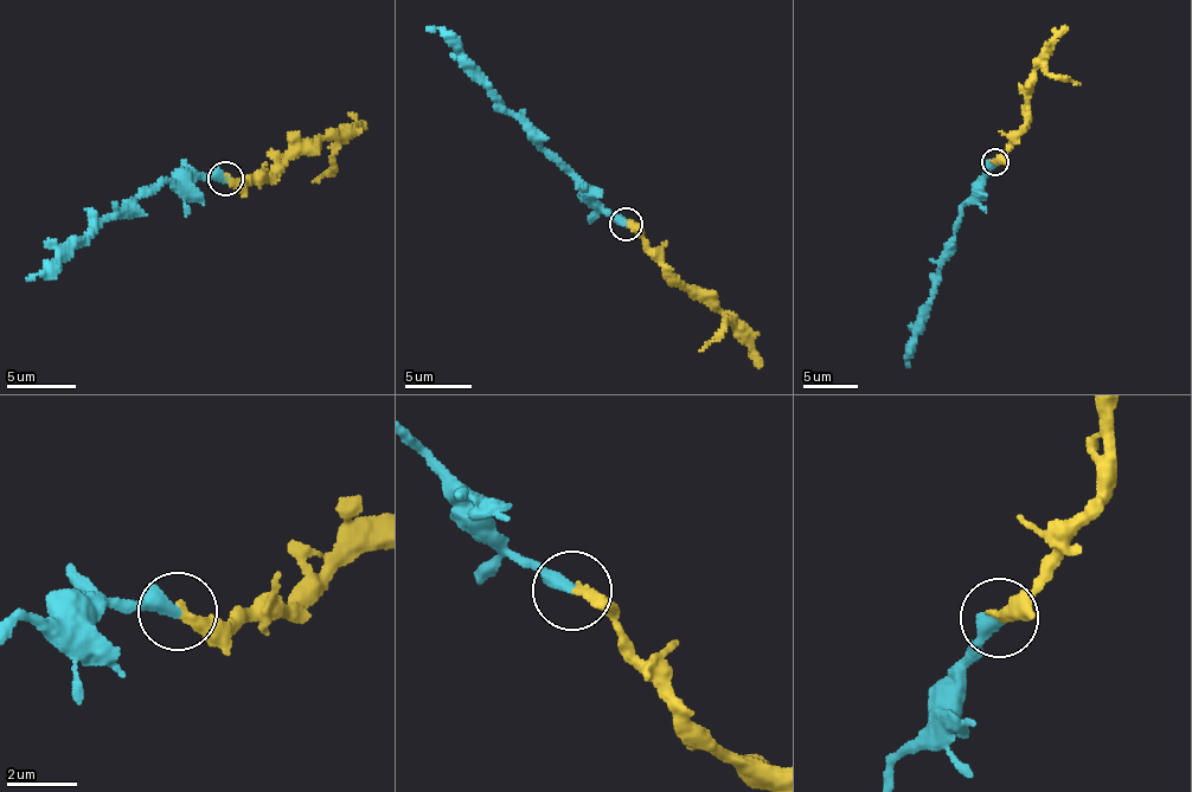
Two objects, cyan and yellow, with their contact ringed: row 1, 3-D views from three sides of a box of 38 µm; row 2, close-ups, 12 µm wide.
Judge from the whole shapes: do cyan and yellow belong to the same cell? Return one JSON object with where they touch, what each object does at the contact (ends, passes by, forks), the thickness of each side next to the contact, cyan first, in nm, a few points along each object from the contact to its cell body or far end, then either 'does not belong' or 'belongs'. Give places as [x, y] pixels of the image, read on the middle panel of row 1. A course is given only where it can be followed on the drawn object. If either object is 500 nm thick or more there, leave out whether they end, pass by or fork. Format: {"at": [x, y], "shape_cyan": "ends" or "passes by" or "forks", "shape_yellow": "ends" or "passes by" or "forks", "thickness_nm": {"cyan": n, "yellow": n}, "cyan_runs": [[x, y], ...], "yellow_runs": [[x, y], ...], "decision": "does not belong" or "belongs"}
{"at": [626, 224], "shape_cyan": "ends", "shape_yellow": "ends", "thickness_nm": {"cyan": 400, "yellow": 240}, "cyan_runs": [[627, 223], [607, 212], [572, 169], [505, 108], [437, 27], [427, 30]], "yellow_runs": [[627, 223], [671, 272], [699, 289], [725, 317], [723, 328], [699, 351]], "decision": "belongs"}

